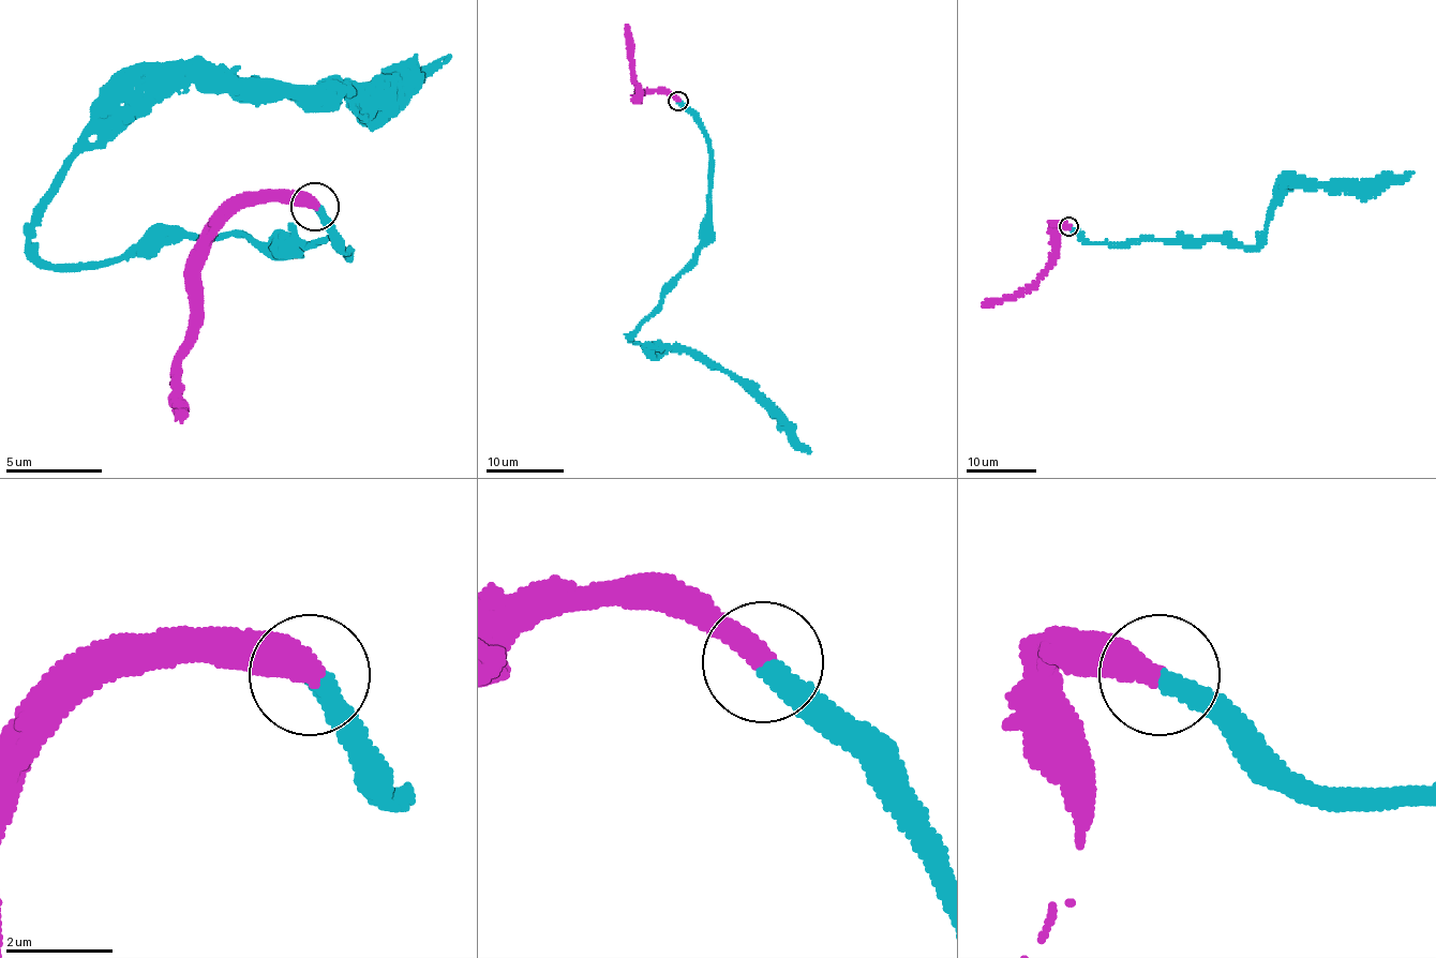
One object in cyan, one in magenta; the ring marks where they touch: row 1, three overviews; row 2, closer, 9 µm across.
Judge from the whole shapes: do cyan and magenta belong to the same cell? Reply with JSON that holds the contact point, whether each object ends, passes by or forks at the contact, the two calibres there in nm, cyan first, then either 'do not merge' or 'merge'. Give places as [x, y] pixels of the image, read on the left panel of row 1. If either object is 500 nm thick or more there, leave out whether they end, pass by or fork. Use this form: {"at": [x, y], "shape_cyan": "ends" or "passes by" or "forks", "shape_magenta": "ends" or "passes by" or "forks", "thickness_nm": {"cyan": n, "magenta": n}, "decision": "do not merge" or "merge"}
{"at": [314, 206], "shape_cyan": "ends", "shape_magenta": "ends", "thickness_nm": {"cyan": 360, "magenta": 400}, "decision": "merge"}

